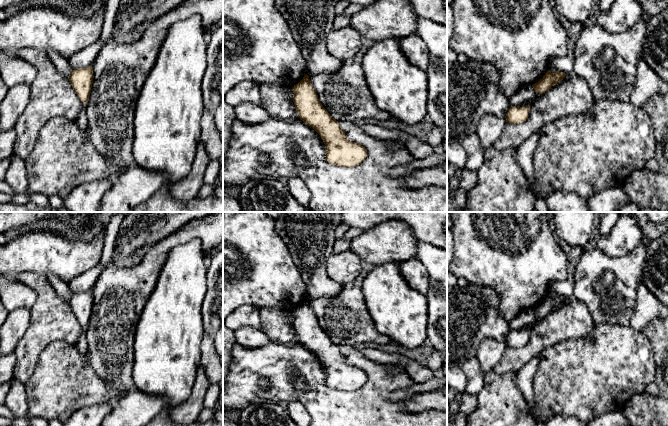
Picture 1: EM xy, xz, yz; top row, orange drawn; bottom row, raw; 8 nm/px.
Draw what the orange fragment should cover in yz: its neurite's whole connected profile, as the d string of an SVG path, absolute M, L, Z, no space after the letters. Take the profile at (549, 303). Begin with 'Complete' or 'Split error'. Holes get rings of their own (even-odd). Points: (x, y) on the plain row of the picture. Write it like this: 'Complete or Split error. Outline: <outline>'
Complete. Outline: M549 294L537 307L533 308L535 316L543 318L547 316L552 310L556 309L558 306L565 302L566 298L560 295L556 297L551 297Z

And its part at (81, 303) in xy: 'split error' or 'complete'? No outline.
complete

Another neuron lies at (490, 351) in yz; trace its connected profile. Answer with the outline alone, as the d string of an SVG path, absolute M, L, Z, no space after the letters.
M487 338L482 341L478 347L476 357L478 358L480 367L485 374L493 371L494 367L502 357L505 348L505 340Z

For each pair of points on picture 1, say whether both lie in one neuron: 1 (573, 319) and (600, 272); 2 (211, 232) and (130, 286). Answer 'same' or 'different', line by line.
1: different
2: same

